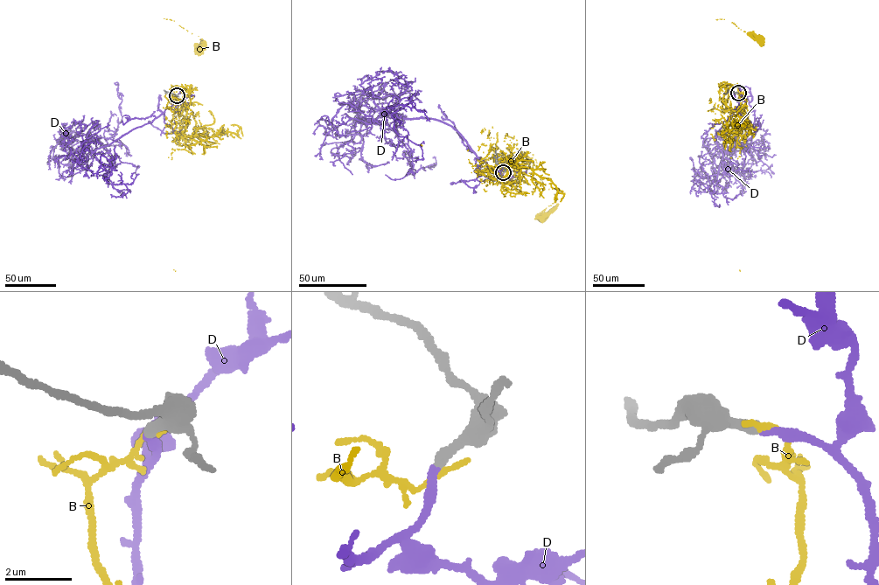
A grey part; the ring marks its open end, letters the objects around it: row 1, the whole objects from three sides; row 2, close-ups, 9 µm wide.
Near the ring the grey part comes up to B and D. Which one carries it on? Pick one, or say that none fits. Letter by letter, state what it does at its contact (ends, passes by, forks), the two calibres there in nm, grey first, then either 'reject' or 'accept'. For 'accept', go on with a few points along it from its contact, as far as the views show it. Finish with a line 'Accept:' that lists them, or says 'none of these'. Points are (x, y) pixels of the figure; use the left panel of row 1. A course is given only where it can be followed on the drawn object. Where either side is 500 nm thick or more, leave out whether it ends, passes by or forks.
B: it ends | 320/170 nm | reject
D: it ends | 320/240 nm | accept | via (177, 95), (177, 104), (152, 121), (93, 152), (87, 147), (89, 142), (114, 136), (122, 120), (117, 84)
Accept: D

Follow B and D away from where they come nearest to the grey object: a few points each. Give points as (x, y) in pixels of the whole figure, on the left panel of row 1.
B: (177, 95), (186, 121), (177, 135), (195, 136), (198, 111), (186, 114), (184, 87), (198, 48)
D: (177, 95), (177, 104), (152, 121), (93, 152), (87, 147), (89, 142), (114, 136), (122, 120), (117, 84)

